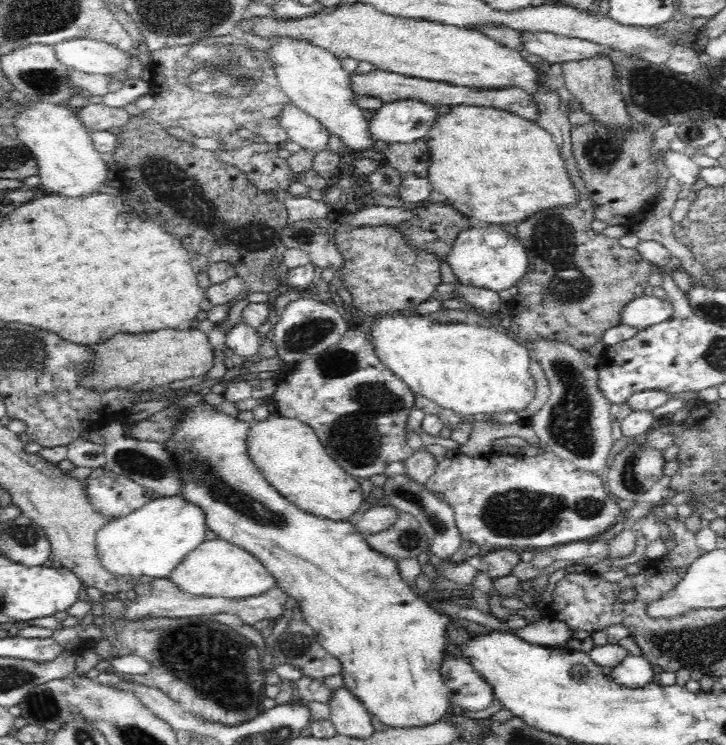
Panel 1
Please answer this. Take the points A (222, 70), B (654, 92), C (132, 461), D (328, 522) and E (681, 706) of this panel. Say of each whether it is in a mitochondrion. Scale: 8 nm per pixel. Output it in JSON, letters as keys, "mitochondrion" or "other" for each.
{"A":"mitochondrion","B":"mitochondrion","C":"mitochondrion","D":"other","E":"other"}

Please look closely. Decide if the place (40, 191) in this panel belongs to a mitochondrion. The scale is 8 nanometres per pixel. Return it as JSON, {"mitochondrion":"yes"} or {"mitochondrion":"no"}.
{"mitochondrion":"no"}

